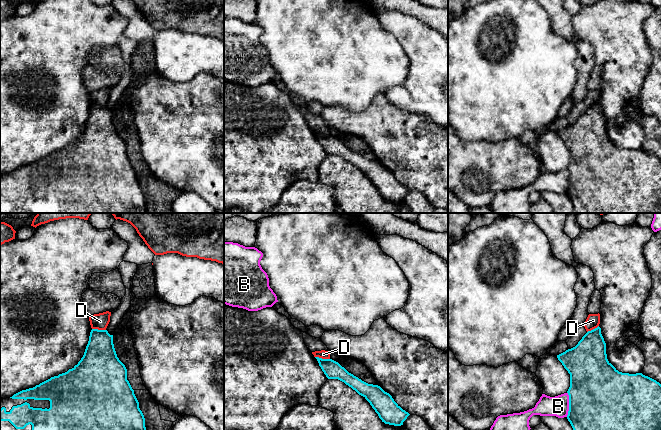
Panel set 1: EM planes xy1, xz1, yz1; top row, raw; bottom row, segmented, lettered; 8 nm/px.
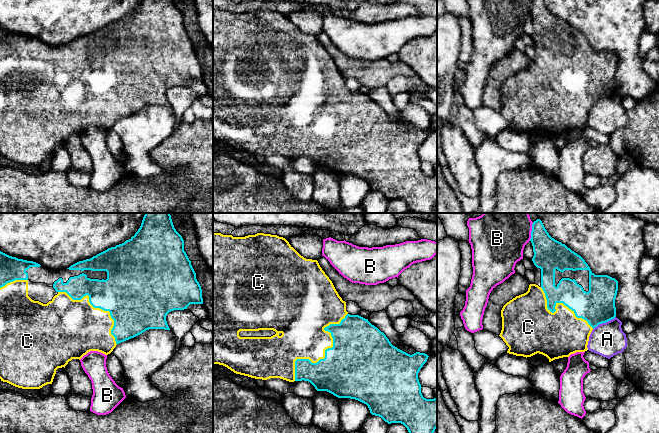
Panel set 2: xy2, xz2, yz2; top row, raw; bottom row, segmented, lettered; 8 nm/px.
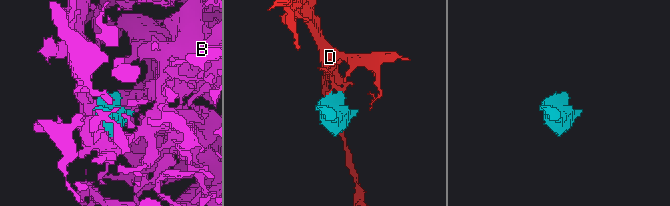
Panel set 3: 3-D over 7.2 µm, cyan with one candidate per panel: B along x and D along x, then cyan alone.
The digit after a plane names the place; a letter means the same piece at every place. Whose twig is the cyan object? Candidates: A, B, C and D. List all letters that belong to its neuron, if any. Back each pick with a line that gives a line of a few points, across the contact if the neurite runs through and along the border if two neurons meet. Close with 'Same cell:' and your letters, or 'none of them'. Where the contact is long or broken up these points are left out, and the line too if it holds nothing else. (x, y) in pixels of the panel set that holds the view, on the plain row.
Same cell: C

